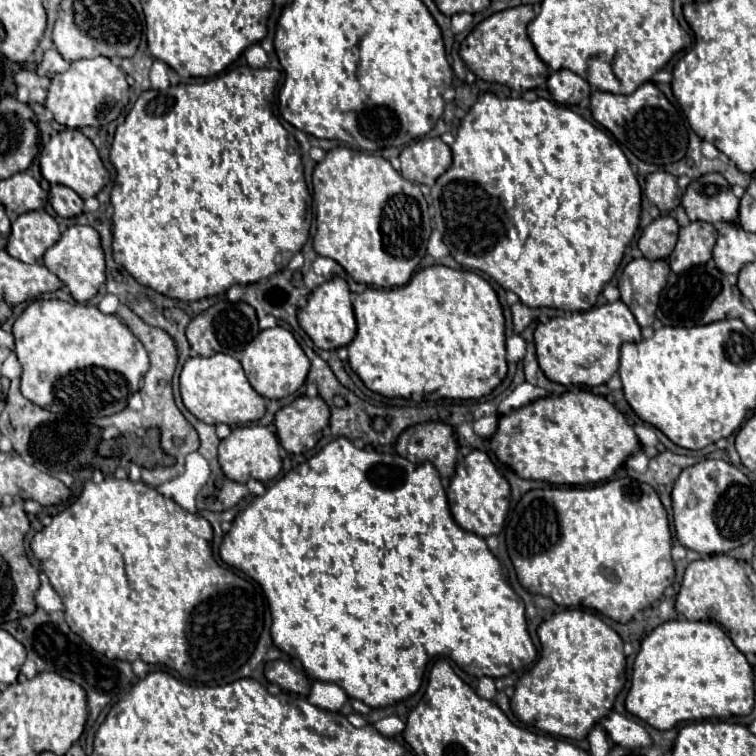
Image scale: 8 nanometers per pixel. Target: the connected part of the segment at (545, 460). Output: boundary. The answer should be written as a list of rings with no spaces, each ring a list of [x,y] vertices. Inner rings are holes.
[[[567,391],[563,395],[547,395],[529,405],[513,409],[509,415],[501,415],[497,421],[497,431],[489,439],[489,445],[495,457],[511,467],[519,477],[547,481],[553,485],[589,485],[607,481],[631,453],[641,449],[633,427],[627,425],[625,417],[615,409],[615,405],[591,391]],[[515,427],[521,429],[519,435],[513,433]]]

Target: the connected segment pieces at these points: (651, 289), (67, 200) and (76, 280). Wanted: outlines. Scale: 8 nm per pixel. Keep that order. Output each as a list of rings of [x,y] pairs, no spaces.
[[[645,257],[627,263],[619,277],[621,301],[631,309],[639,327],[653,325],[659,293],[667,283],[669,265],[667,261],[649,261]]]
[[[53,185],[49,201],[59,217],[77,217],[83,213],[83,199],[65,185]]]
[[[89,225],[69,227],[61,235],[61,239],[45,251],[43,263],[51,273],[55,273],[63,281],[63,285],[69,287],[71,297],[79,303],[85,303],[87,299],[91,299],[99,291],[99,287],[105,283],[105,259],[103,259],[103,249],[99,243],[99,233]]]

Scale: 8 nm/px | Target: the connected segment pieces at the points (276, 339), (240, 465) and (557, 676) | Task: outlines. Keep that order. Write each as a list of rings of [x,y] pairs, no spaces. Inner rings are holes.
[[[273,327],[261,331],[243,351],[241,357],[243,371],[251,383],[251,387],[265,399],[283,399],[295,393],[307,379],[309,373],[309,359],[291,335],[291,331],[283,327]]]
[[[243,425],[235,427],[229,437],[219,443],[219,465],[227,479],[245,483],[249,479],[257,481],[271,481],[281,471],[281,457],[279,457],[279,441],[273,431],[263,425]]]
[[[567,609],[545,619],[537,629],[541,655],[515,685],[513,715],[539,731],[585,739],[591,727],[605,717],[625,685],[625,655],[621,637],[591,611]]]

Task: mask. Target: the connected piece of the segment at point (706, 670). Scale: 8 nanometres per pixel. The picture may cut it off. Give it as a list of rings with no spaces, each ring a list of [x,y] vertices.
[[[675,619],[655,627],[643,641],[633,663],[631,689],[625,707],[631,715],[649,723],[655,729],[673,729],[683,721],[699,719],[727,719],[733,715],[749,715],[755,703],[753,669],[745,655],[733,645],[727,633],[711,621]]]

